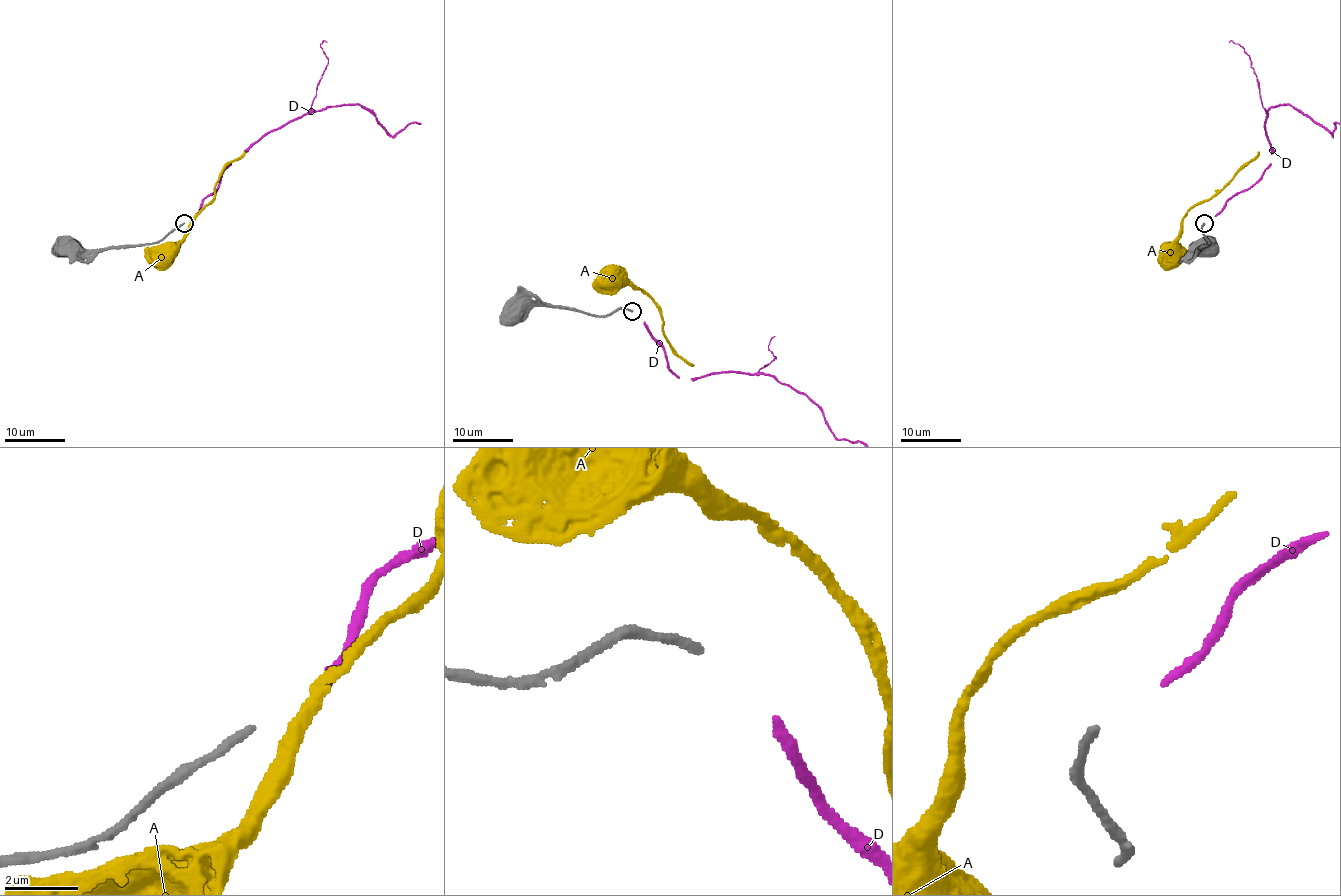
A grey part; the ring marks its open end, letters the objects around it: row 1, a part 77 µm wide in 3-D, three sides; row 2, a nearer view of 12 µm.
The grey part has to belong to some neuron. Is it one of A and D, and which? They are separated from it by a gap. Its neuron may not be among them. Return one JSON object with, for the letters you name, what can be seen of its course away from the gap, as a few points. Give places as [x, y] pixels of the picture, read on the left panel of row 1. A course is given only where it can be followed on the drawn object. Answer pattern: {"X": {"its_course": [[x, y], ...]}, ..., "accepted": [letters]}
{"accepted": ["D"]}

